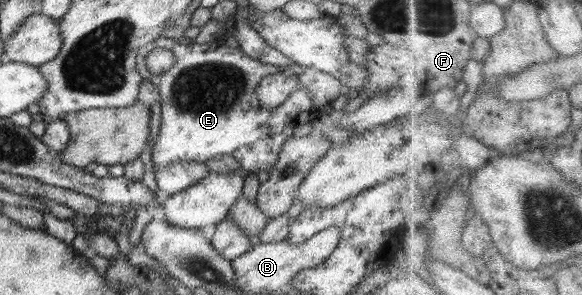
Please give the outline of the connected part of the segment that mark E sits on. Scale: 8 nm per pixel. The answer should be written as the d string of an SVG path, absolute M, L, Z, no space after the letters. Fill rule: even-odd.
M159 37L153 42L147 43L137 51L137 72L143 81L149 81L158 88L161 125L158 139L152 148L152 161L154 168L161 165L170 165L174 161L197 161L205 163L209 159L219 155L229 155L238 160L246 173L260 171L269 172L276 163L282 144L287 137L294 135L294 129L298 125L308 122L316 122L321 115L314 108L311 98L312 92L300 89L299 93L292 94L280 107L266 109L255 97L255 91L259 81L267 75L281 72L284 69L278 65L266 65L262 61L248 57L238 45L233 42L223 44L223 39L211 42L183 45L175 39ZM155 47L169 49L175 57L175 65L162 75L152 75L145 66L146 54Z

